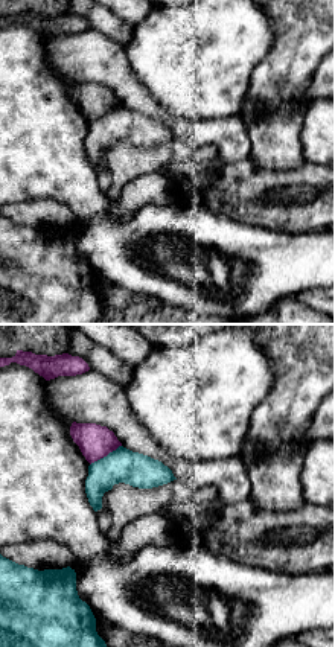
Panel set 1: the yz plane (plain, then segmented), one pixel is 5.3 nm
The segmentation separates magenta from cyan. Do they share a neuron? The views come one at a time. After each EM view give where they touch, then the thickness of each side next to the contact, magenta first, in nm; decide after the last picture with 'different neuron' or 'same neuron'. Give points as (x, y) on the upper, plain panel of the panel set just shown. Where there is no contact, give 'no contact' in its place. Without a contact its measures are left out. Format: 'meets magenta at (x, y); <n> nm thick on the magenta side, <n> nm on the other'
meets magenta at (105, 114); 180 nm thick on the magenta side, 180 nm on the other

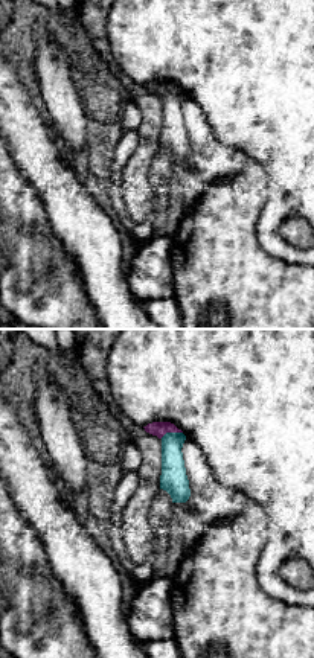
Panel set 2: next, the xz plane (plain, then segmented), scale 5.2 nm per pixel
meets magenta at (171, 90); 80 nm thick on the magenta side, 140 nm on the other

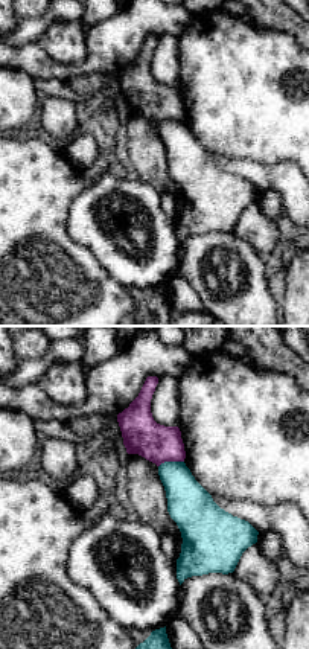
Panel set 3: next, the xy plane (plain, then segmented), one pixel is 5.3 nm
meets magenta at (171, 119); 200 nm thick on the magenta side, 220 nm on the other

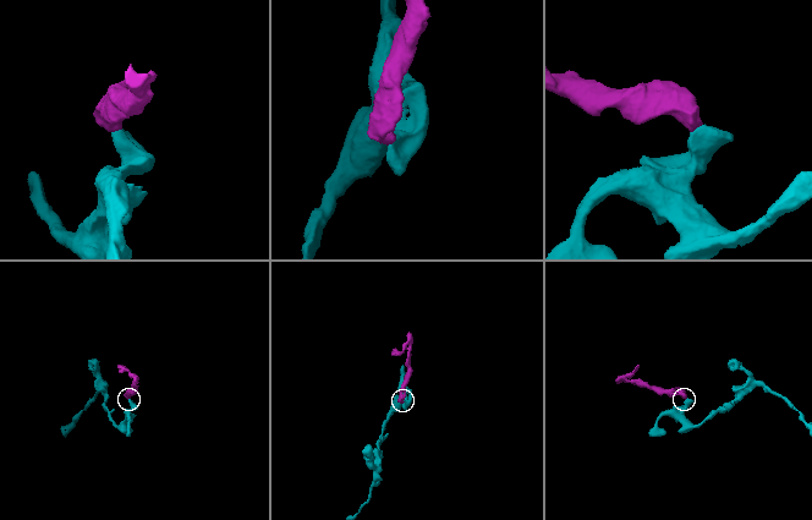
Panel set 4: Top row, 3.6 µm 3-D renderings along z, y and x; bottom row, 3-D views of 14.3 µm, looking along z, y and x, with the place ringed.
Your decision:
different neuron

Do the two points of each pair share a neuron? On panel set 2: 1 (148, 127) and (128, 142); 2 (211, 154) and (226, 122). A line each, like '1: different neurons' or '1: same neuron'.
1: different neurons
2: different neurons

